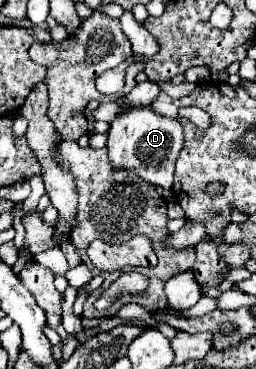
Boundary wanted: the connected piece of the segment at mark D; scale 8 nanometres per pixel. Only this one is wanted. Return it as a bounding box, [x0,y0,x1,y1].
[106,107,184,189]

